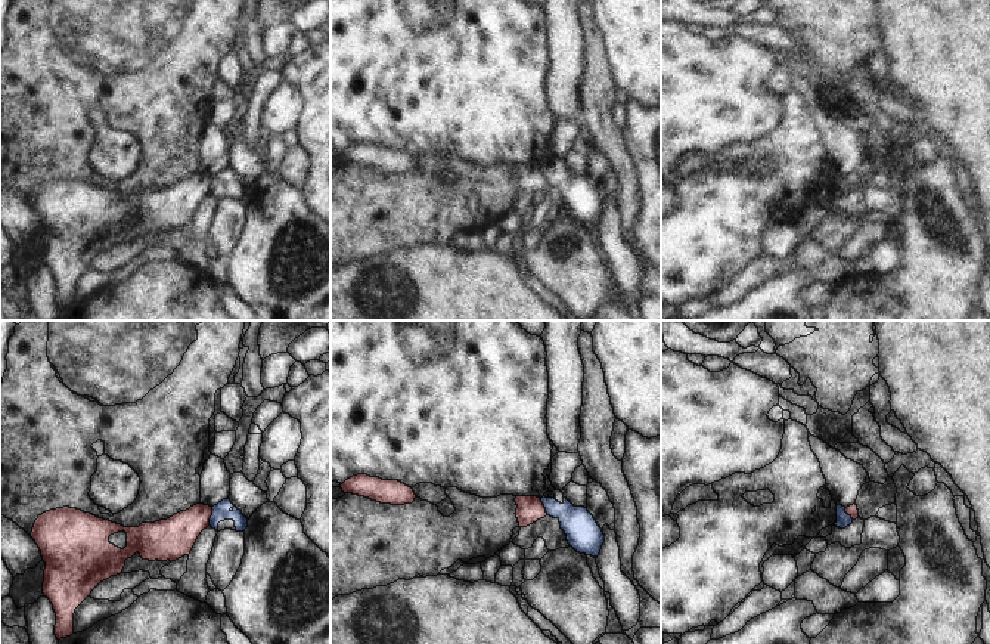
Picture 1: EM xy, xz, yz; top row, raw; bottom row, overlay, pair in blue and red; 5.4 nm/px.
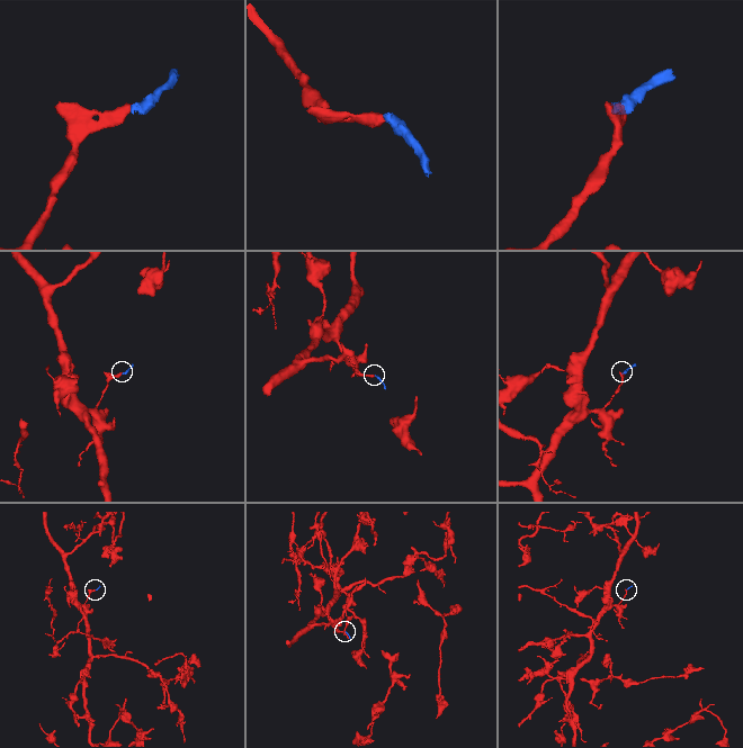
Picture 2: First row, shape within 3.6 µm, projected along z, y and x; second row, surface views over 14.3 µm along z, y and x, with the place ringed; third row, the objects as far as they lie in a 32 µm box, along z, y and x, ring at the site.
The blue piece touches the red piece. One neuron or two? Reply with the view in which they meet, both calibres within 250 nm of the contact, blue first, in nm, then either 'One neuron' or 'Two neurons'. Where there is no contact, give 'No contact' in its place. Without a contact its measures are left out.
Touches blue in xy. Thickness 100 nm (blue) against 220 nm. Two neurons.

